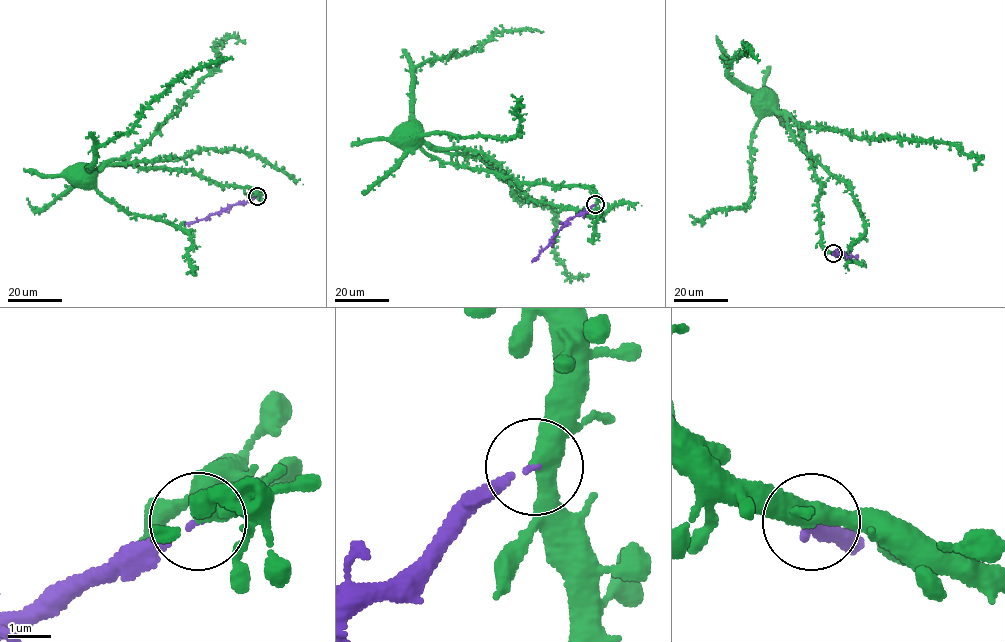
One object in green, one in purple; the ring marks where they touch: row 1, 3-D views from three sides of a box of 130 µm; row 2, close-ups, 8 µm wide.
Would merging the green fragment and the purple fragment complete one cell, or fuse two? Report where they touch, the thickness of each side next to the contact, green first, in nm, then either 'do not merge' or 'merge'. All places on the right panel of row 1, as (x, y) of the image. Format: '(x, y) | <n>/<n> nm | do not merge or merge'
(833, 253) | 400/120 nm | do not merge

